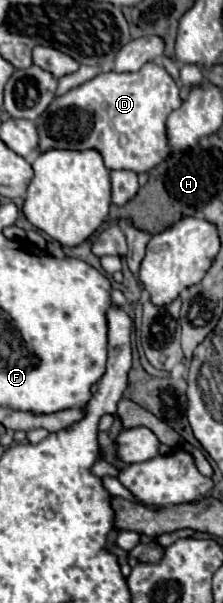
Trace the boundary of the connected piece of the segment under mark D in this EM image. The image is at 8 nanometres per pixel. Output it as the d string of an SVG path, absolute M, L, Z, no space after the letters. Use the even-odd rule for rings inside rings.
M148 61L136 73L100 73L66 95L56 97L48 111L36 119L40 131L38 151L48 151L48 147L76 147L80 151L92 147L104 155L108 169L150 171L168 157L164 123L180 103L176 81L154 61Z

